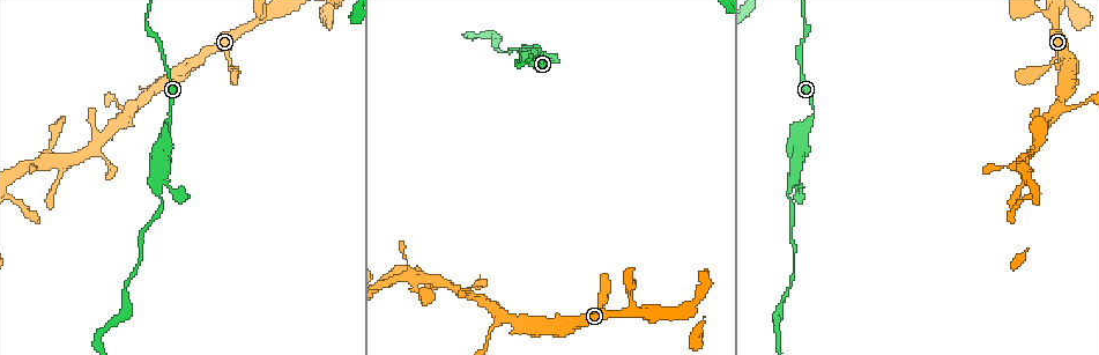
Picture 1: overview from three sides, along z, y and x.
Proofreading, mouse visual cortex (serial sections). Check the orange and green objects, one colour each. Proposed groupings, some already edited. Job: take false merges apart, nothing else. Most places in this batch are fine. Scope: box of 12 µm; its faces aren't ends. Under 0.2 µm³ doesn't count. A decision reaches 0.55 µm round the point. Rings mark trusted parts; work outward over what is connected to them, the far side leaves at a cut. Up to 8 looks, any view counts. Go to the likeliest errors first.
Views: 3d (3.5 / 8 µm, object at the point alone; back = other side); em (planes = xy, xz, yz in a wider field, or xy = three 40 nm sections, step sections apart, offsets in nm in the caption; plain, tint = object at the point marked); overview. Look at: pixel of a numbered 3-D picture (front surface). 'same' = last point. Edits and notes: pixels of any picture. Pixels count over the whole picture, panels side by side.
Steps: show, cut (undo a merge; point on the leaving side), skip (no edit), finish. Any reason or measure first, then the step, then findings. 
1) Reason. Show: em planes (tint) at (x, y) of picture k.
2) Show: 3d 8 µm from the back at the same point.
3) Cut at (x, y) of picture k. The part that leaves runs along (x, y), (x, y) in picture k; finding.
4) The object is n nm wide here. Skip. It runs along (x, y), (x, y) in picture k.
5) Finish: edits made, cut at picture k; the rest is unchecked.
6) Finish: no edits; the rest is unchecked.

Narrows sharply. Show: 3d 3.5 µm from the back at (162, 201) of picture 1.

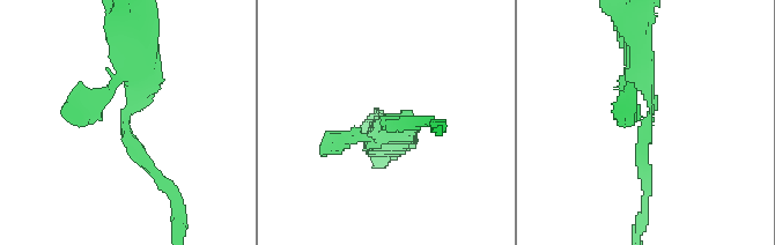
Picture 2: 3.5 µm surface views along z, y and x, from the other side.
The arms are 200, 400 nm wide; shape alone is not enough. Show: em xy step 5 (tint) at (388, 122) of picture 2.

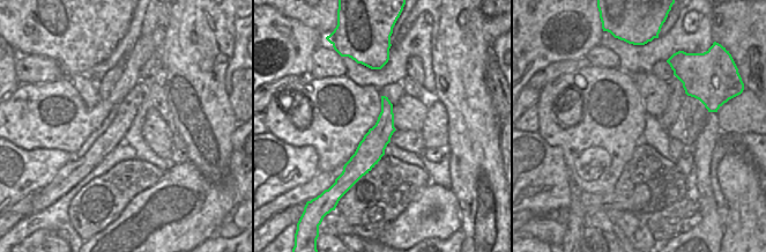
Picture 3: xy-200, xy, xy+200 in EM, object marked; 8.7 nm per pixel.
Skip. It runs along (144, 45), (125, 134), (161, 179) in picture 2; all the same cell.

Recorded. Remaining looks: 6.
Two arms in line, one across. Show: 3d 3.5 µm at (135, 105) of picture 1.

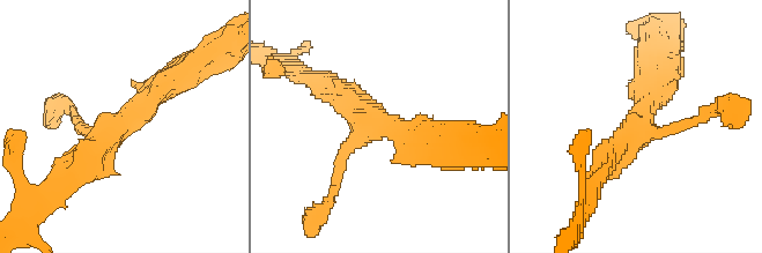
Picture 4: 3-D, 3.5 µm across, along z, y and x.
The arms are 200, 300, 400 nm wide. Skip. It runs along (171, 82), (113, 128), (68, 178) in picture 4; one cell here.

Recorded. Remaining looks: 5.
Two arms in line, one across. Show: em planes (tint) at (633, 313) of picture 1.

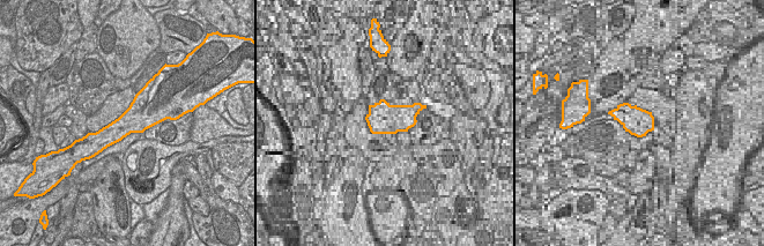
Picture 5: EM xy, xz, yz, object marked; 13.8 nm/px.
See where the arms go. Show: 3d 3.5 µm at the same point.

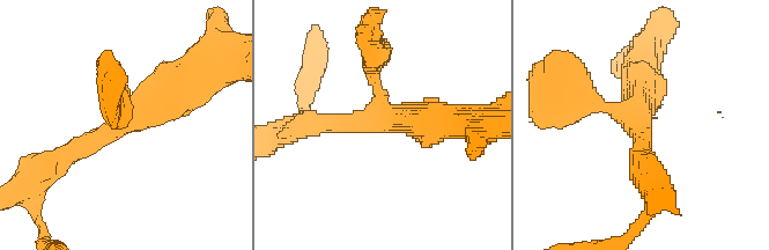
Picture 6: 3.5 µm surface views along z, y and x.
3 arms meet here; the arms are 250, 300, 500 nm wide. Skip. It runs along (58, 156), (143, 115), (190, 75) in picture 6; all the same cell.

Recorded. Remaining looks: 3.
Finish: no edits; the rest is unchecked.

